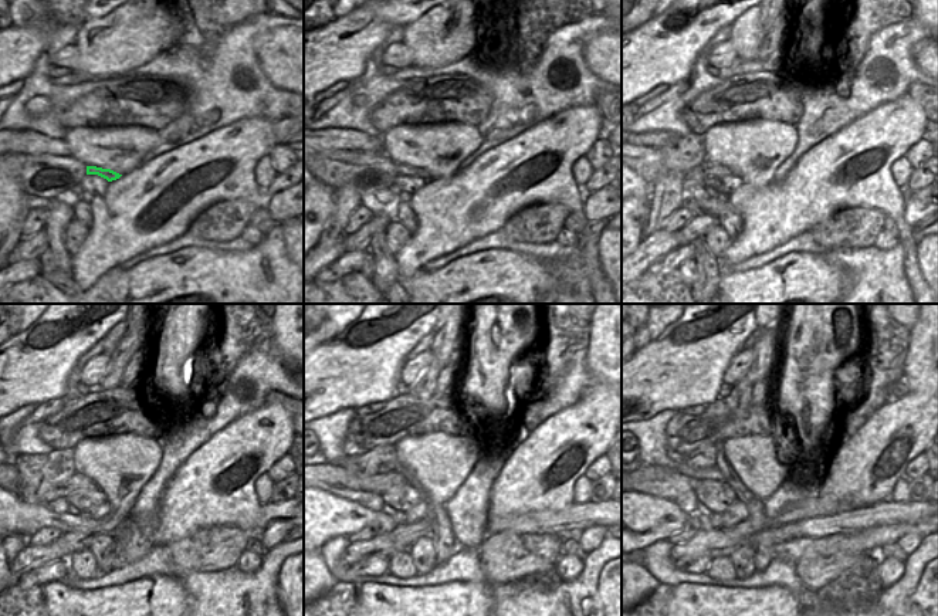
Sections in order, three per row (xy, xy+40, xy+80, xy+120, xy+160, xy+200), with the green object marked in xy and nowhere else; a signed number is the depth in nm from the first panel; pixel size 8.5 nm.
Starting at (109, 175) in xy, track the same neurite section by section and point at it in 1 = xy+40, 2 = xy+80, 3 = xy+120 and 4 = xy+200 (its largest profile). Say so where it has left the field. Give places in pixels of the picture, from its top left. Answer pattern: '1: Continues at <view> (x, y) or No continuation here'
1: Continues at xy+40 (400, 168)
2: Continues at xy+80 (714, 169)
3: Continues at xy+120 (26, 488)
4: Continues at xy+200 (650, 479)

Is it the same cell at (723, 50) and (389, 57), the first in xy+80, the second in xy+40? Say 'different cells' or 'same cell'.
same cell

